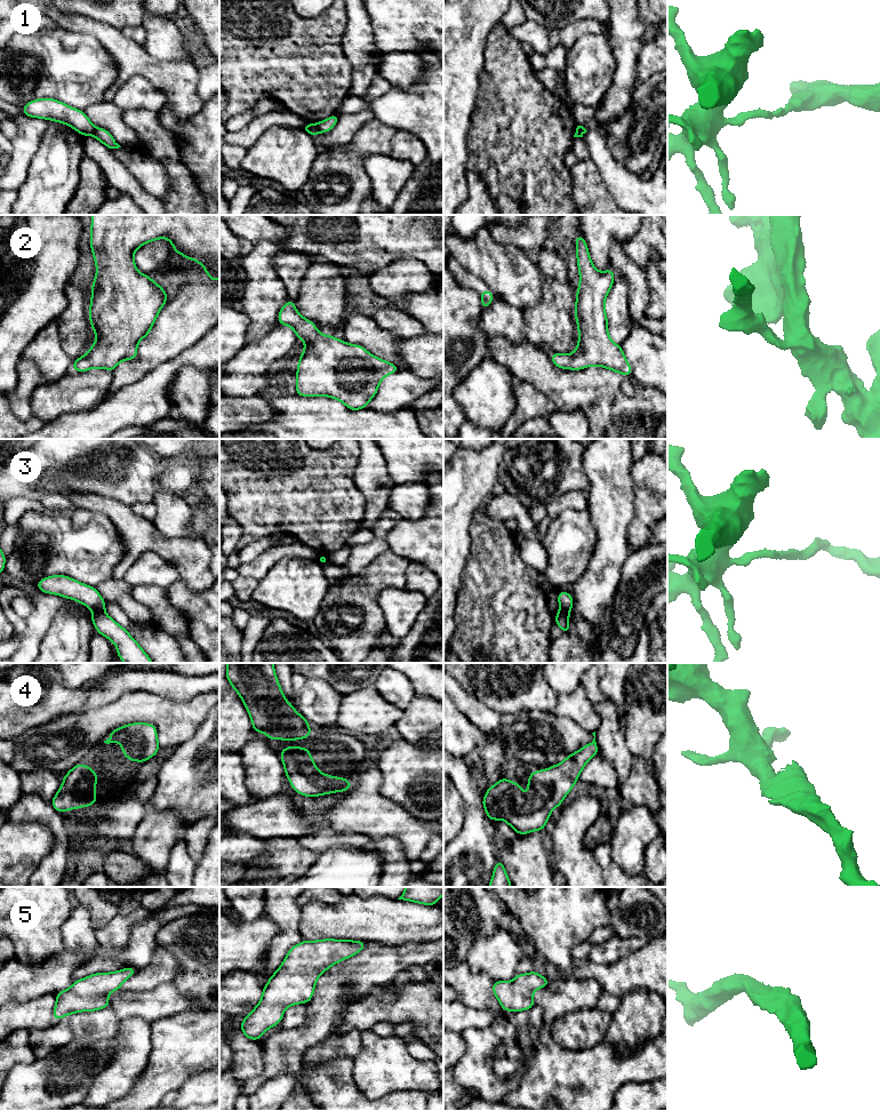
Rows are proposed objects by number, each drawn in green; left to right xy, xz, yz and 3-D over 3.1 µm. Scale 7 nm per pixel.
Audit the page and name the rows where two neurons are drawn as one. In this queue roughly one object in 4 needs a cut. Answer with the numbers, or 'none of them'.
1, 3

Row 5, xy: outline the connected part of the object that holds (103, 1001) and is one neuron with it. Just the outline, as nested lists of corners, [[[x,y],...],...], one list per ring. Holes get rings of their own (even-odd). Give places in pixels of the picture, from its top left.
[[[130,966],[119,972],[91,974],[74,981],[71,988],[56,993],[54,1022],[78,1012],[94,1012],[110,1007],[107,994],[120,990],[122,983],[136,970]]]

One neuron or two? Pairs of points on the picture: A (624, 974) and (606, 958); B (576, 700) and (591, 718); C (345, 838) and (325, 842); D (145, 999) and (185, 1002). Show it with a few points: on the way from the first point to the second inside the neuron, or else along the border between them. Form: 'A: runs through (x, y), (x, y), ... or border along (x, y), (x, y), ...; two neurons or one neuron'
A: border along (636, 950), (609, 964), (596, 964), (585, 959); two neurons
B: runs through (577, 704), (586, 713); one neuron
C: runs through (341, 840), (329, 841); one neuron
D: runs through (156, 1002), (175, 1002); one neuron

